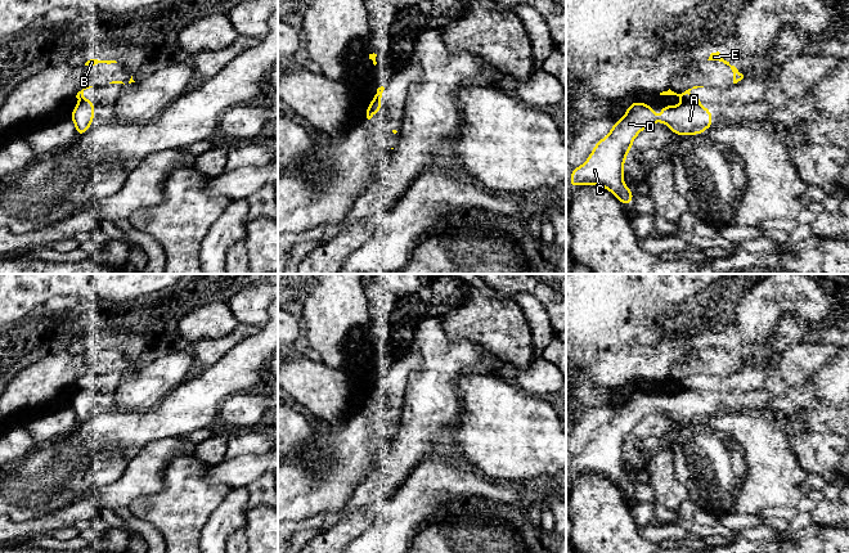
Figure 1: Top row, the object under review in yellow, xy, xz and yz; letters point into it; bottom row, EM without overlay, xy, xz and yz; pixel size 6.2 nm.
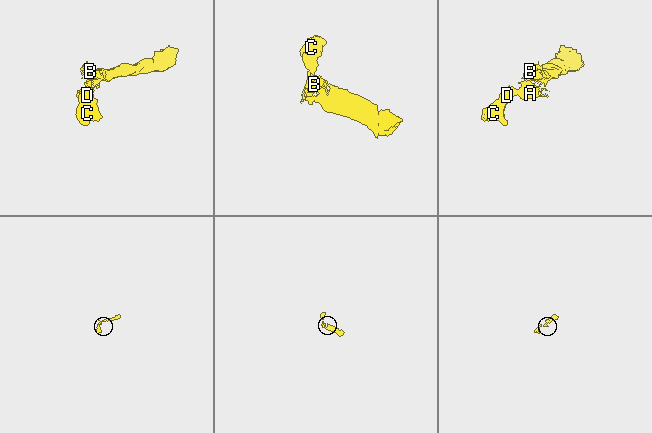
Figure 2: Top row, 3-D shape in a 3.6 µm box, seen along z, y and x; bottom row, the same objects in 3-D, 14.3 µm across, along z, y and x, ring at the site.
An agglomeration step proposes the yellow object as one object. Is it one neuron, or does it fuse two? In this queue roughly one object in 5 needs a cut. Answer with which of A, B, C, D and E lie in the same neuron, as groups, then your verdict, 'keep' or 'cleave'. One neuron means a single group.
A C D / B E | cleave

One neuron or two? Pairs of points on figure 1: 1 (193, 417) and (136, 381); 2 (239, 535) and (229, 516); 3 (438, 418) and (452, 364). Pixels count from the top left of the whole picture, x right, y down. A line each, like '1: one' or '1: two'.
1: two
2: two
3: one

